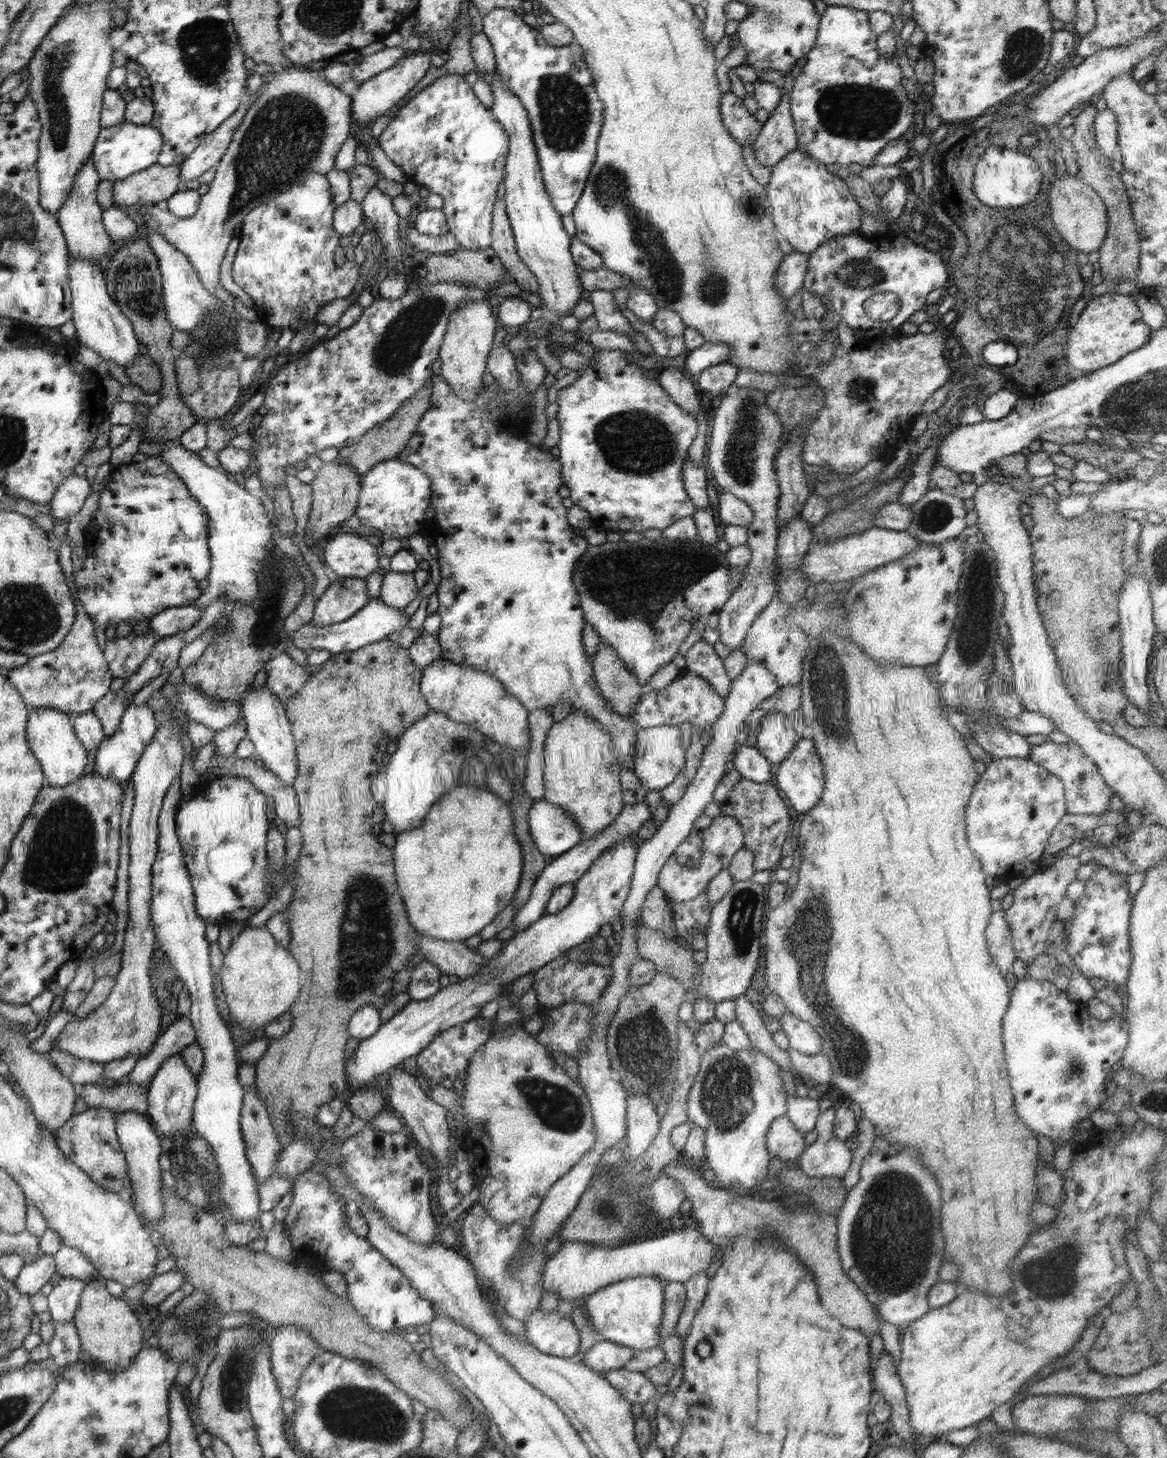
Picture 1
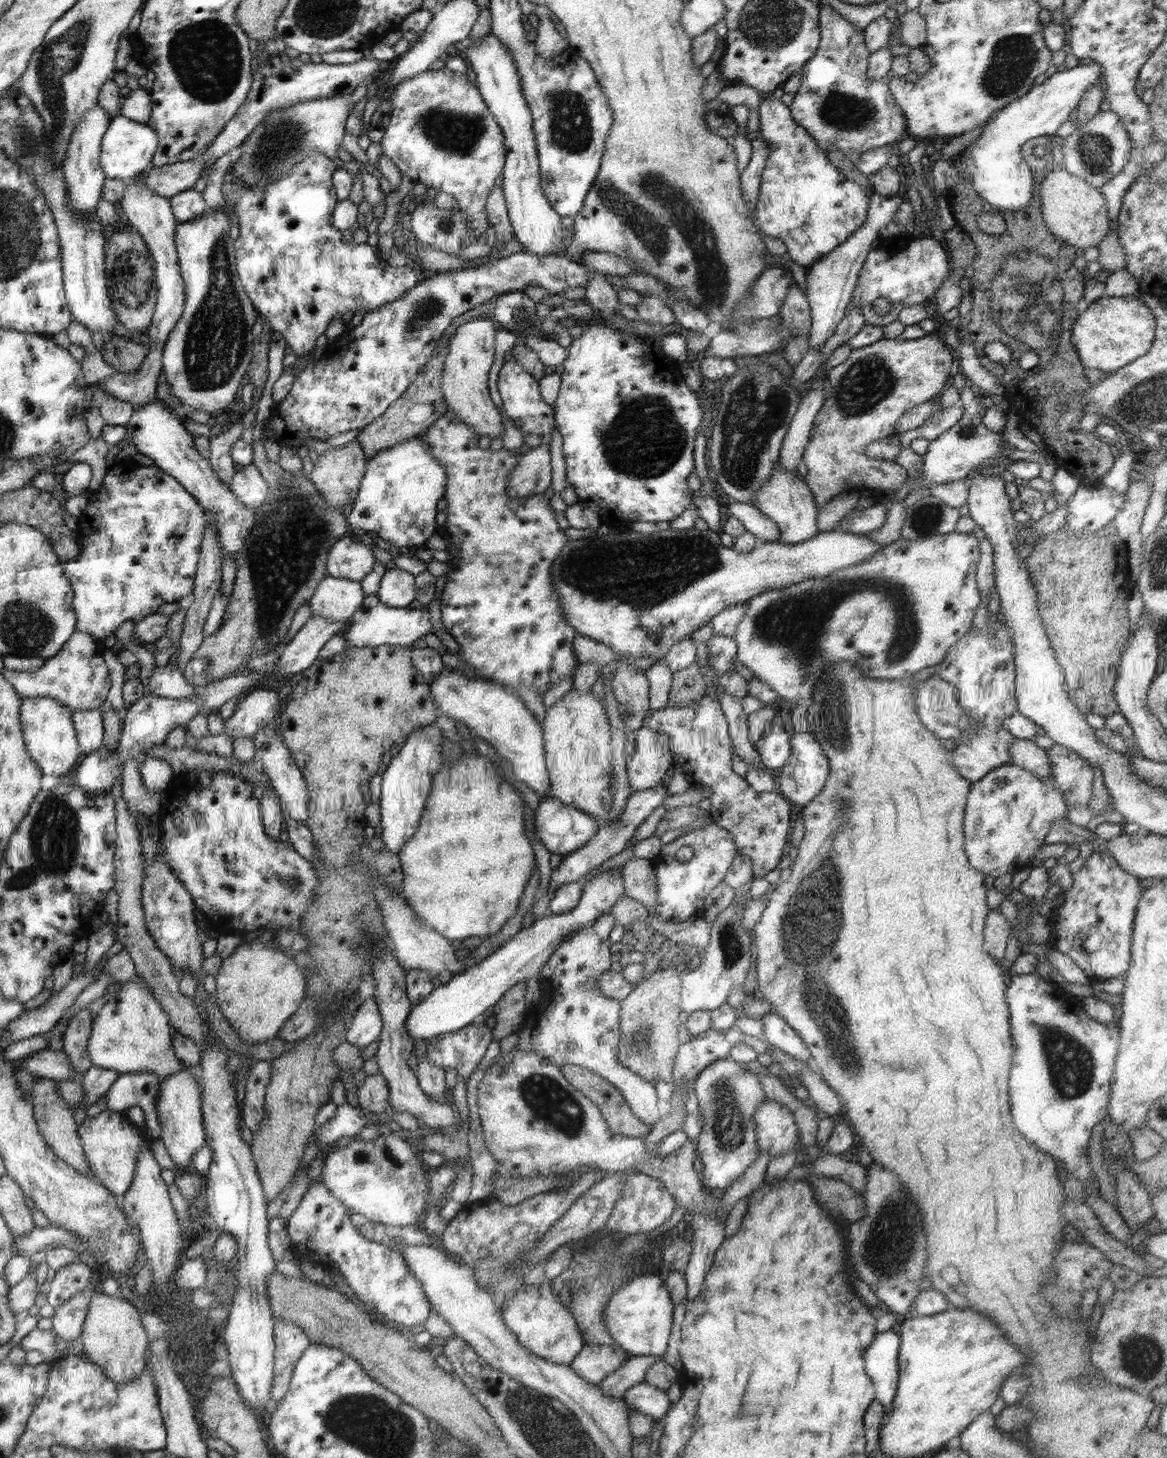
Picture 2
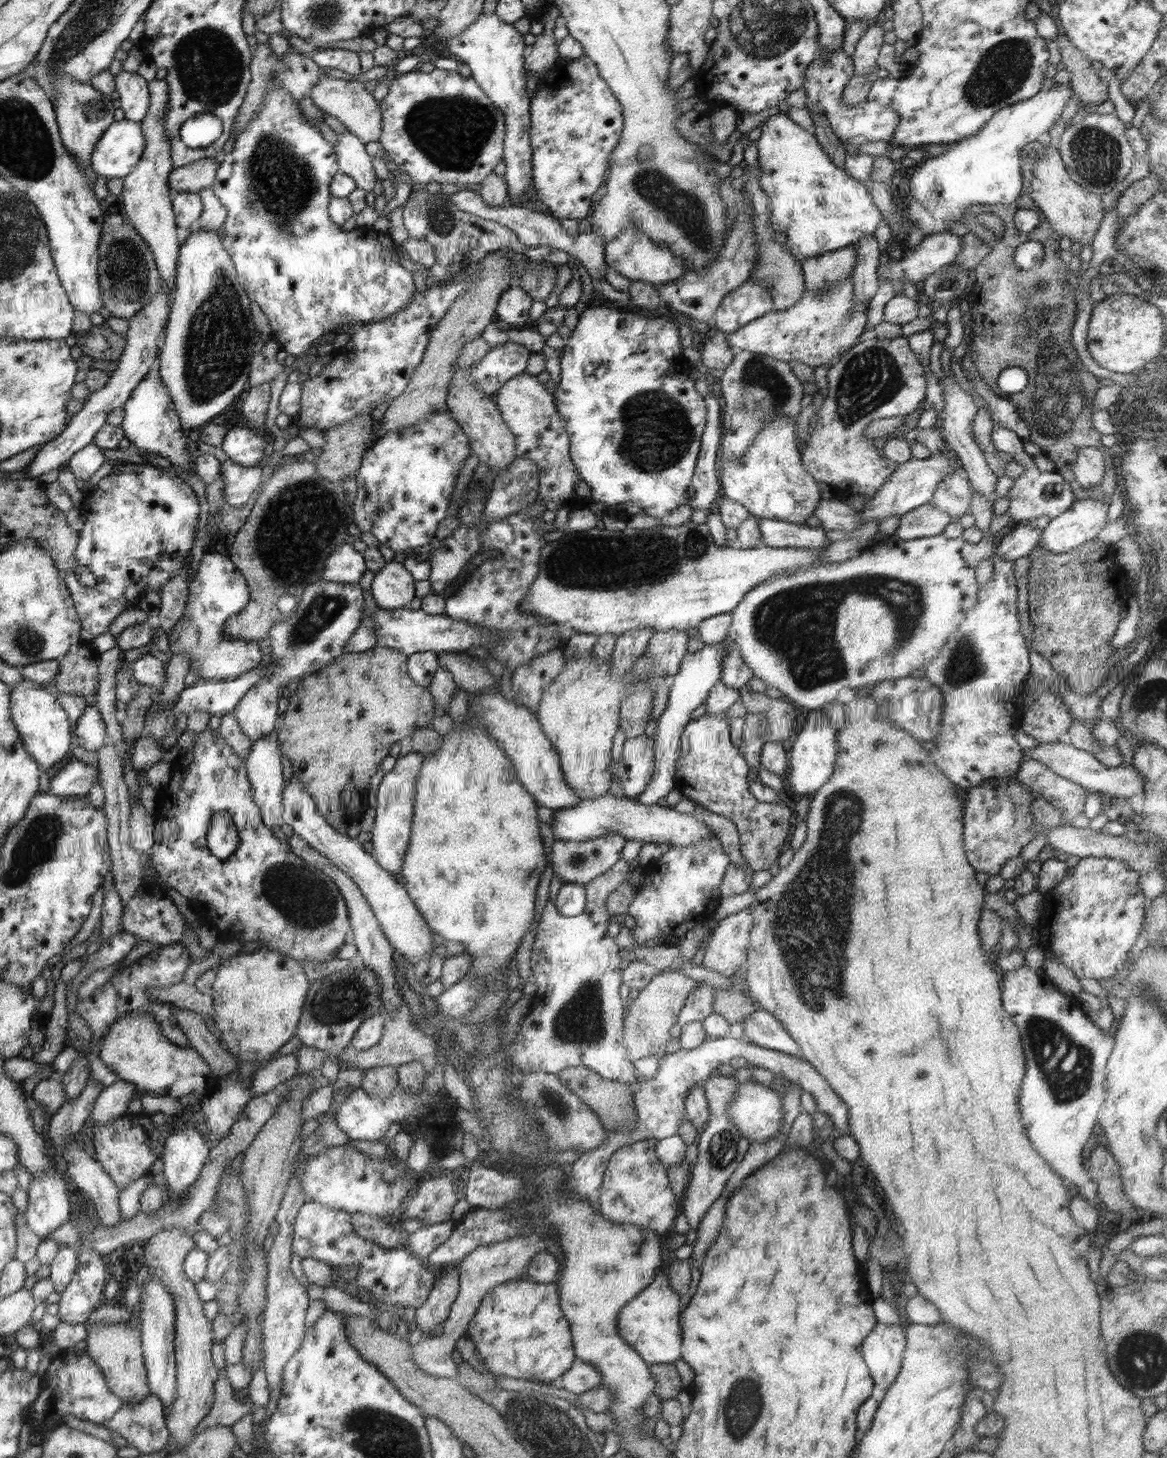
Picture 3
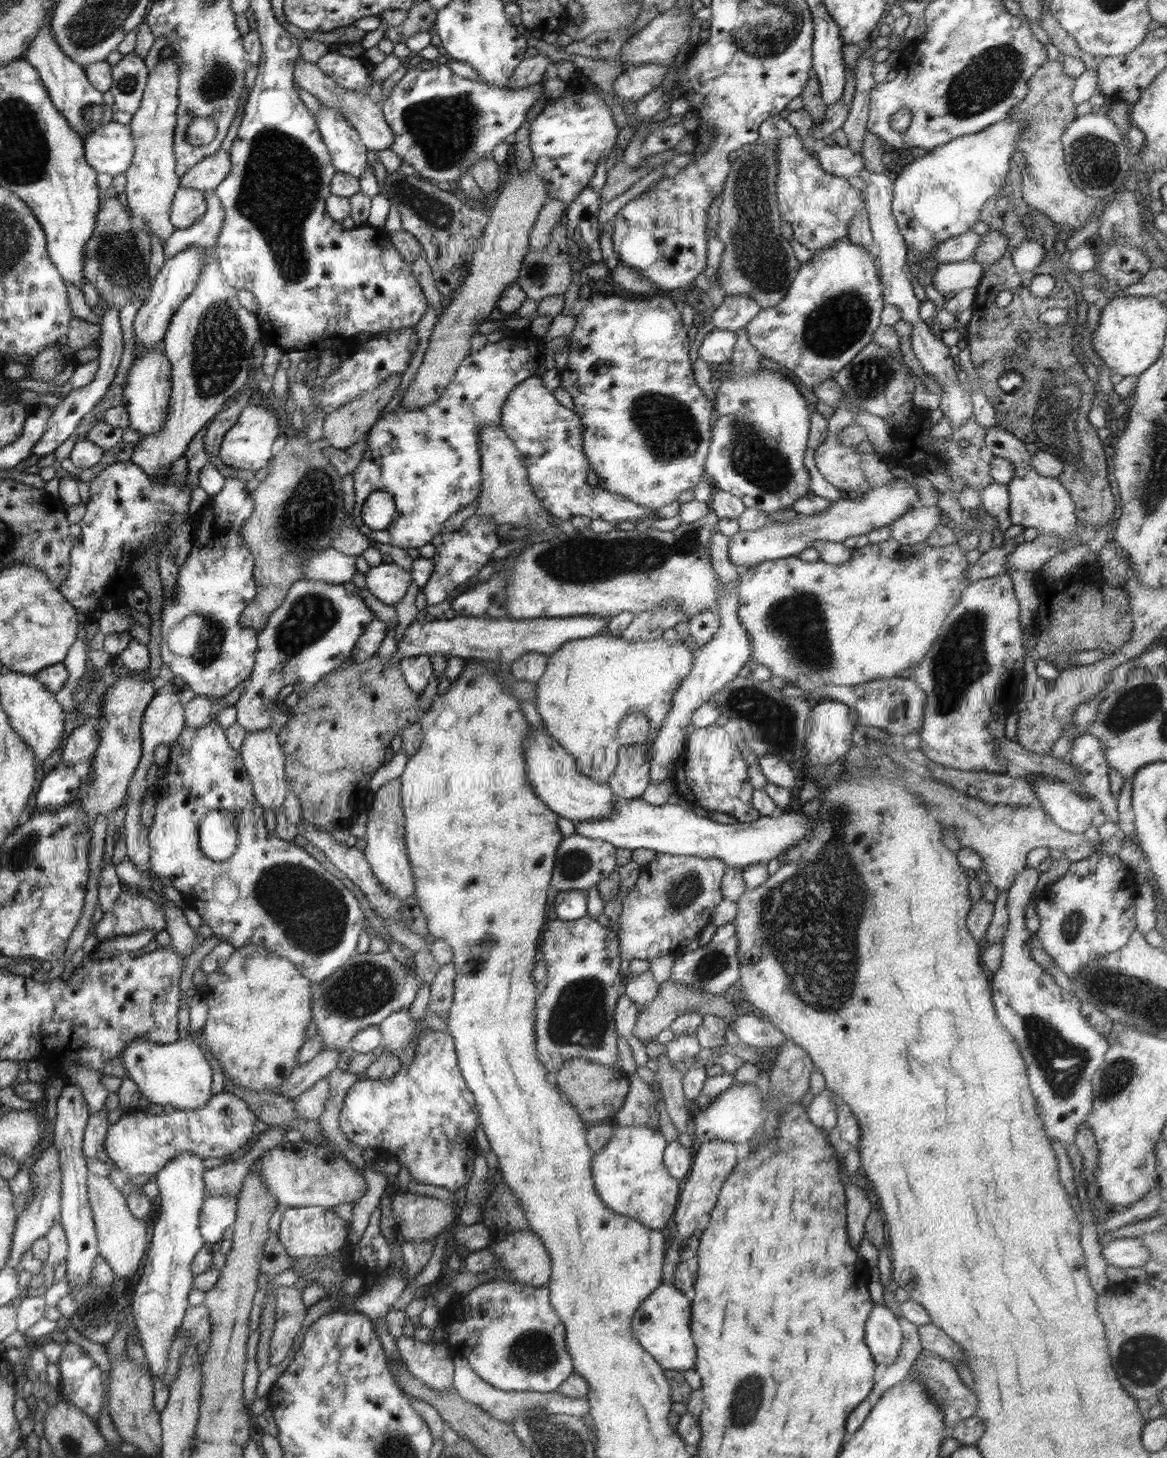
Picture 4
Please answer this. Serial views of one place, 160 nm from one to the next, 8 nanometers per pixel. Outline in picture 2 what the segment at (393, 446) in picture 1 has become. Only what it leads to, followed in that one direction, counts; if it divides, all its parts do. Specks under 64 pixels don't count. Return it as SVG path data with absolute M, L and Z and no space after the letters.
M446 344L438 347L435 351L436 355L431 356L427 366L419 372L414 382L410 384L406 394L397 399L395 403L392 403L384 415L379 416L374 422L364 427L356 436L355 440L360 442L363 451L367 453L368 459L370 457L374 458L379 454L379 451L406 443L417 435L420 436L440 415L444 415L448 410L441 389L443 362L447 350Z

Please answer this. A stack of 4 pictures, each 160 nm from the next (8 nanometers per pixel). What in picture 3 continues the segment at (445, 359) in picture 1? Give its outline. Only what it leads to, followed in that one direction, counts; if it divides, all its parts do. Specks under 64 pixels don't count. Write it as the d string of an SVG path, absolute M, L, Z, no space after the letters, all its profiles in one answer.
M481 336L464 344L455 362L455 376L452 377L448 387L446 406L451 417L460 425L466 437L468 437L471 450L474 454L477 454L480 463L486 462L489 469L496 468L499 475L517 457L515 437L502 418L495 399L481 391L469 375L471 366L484 358L490 352L490 349L488 342Z

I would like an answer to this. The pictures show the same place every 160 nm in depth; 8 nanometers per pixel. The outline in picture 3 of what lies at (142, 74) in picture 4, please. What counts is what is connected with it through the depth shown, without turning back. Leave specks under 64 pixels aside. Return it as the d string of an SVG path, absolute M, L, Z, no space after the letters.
M122 70L115 78L115 90L120 95L117 106L122 108L125 118L140 123L150 110L148 81L137 72Z

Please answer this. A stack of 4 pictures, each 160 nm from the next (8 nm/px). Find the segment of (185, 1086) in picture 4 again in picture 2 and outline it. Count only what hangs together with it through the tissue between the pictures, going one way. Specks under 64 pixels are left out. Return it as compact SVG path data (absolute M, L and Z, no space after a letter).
M128 981L114 999L97 1006L87 1040L88 1056L93 1065L117 1070L119 1074L152 1073L162 1081L177 1072L188 1071L198 1078L202 1067L183 1064L174 1049L172 1030L168 1013L151 989L140 981Z

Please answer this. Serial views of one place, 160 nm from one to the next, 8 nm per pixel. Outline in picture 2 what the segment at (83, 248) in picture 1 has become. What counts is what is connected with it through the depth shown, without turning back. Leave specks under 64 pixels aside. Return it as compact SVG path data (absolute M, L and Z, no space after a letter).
M97 104L91 108L80 120L71 136L70 147L66 159L62 161L62 170L67 178L69 196L71 196L72 209L80 215L94 215L98 210L103 194L103 184L107 176L100 165L99 157L102 155L102 140L110 126L111 115Z

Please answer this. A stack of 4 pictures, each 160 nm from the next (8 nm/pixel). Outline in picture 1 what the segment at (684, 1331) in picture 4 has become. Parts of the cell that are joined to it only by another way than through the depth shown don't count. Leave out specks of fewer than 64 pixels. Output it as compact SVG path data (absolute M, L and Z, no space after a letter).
M653 1276L632 1277L613 1282L588 1295L584 1308L601 1340L606 1339L634 1350L651 1349L660 1346L658 1341L660 1323L663 1317L665 1285Z

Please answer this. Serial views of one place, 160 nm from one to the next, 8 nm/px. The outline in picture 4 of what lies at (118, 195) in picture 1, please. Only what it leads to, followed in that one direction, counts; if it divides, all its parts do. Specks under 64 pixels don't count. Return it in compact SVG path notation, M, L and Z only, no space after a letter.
M220 149L215 155L207 157L202 163L196 164L186 176L179 178L181 186L199 189L200 191L214 191L230 172L230 154Z

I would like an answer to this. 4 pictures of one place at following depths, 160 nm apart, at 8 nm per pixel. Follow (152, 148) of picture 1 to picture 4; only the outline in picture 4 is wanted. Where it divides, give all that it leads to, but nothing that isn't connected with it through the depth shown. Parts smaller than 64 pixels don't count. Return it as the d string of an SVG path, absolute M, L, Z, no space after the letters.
M109 122L83 139L86 149L86 160L94 166L97 174L110 174L112 177L124 175L131 169L135 157L135 141L130 124Z

